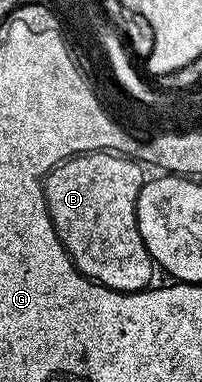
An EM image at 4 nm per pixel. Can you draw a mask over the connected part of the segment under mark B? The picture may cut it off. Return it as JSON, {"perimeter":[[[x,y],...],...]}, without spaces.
{"perimeter":[[[91,151],[59,163],[43,179],[46,207],[62,246],[86,278],[109,290],[134,293],[153,283],[156,263],[137,224],[137,198],[146,181],[143,170],[133,157]]]}

